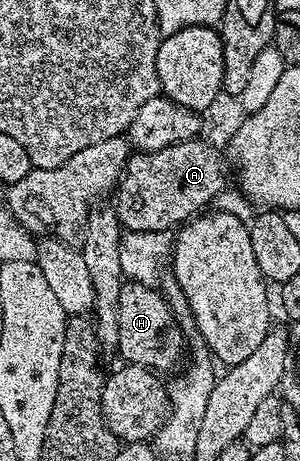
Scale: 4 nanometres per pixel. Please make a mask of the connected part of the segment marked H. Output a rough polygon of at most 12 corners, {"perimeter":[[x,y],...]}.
{"perimeter":[[129,280],[118,300],[120,361],[169,370],[186,347],[160,289]]}

